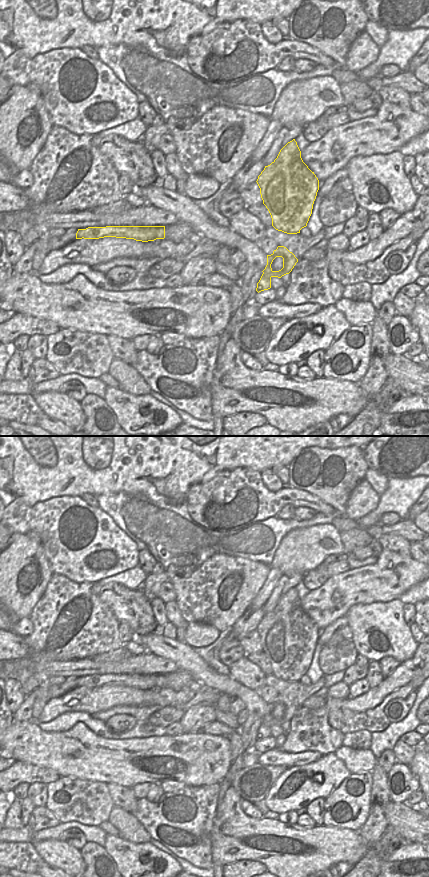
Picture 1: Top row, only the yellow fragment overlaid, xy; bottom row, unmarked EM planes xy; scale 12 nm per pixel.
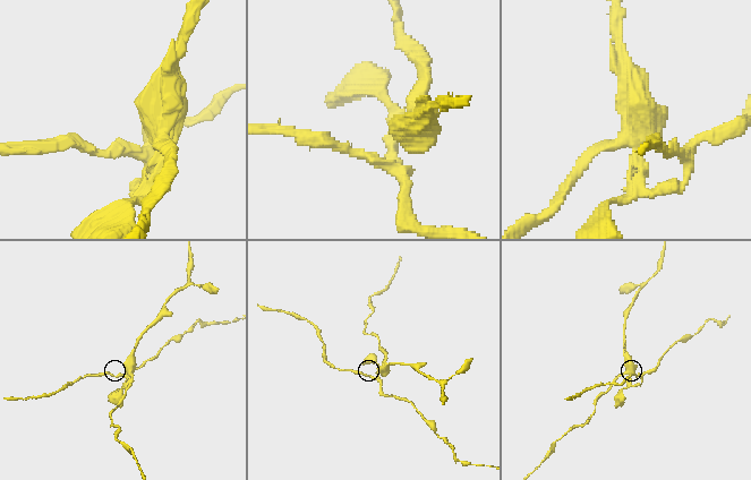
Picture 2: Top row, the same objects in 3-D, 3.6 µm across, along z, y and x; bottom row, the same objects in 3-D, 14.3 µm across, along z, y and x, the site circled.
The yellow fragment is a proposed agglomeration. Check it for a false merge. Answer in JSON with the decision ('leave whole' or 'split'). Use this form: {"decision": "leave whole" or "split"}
{"decision": "split"}

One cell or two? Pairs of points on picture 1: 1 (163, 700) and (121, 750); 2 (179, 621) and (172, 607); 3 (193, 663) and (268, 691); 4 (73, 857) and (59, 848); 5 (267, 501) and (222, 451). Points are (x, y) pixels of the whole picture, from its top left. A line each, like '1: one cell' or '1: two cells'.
1: two cells
2: one cell
3: two cells
4: one cell
5: two cells

